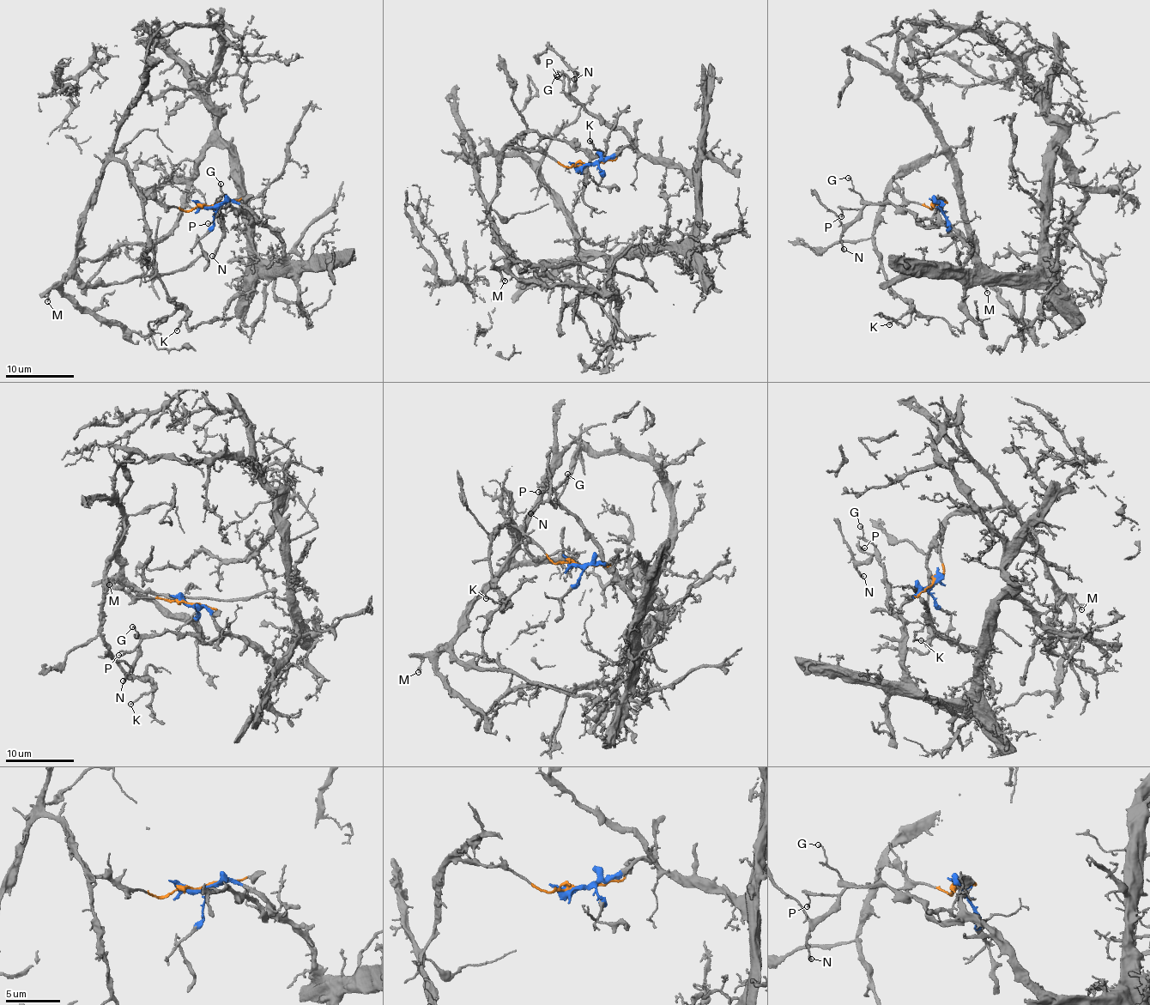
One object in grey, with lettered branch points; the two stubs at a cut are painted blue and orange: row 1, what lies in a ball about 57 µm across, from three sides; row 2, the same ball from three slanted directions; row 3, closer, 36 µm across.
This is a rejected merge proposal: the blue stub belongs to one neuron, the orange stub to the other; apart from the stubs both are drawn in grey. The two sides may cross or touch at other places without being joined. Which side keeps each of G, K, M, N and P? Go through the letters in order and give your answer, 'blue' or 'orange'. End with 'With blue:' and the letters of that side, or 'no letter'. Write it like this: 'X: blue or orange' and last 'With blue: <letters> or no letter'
G: blue
K: orange
M: orange
N: blue
P: blue
With blue: G, N, P

